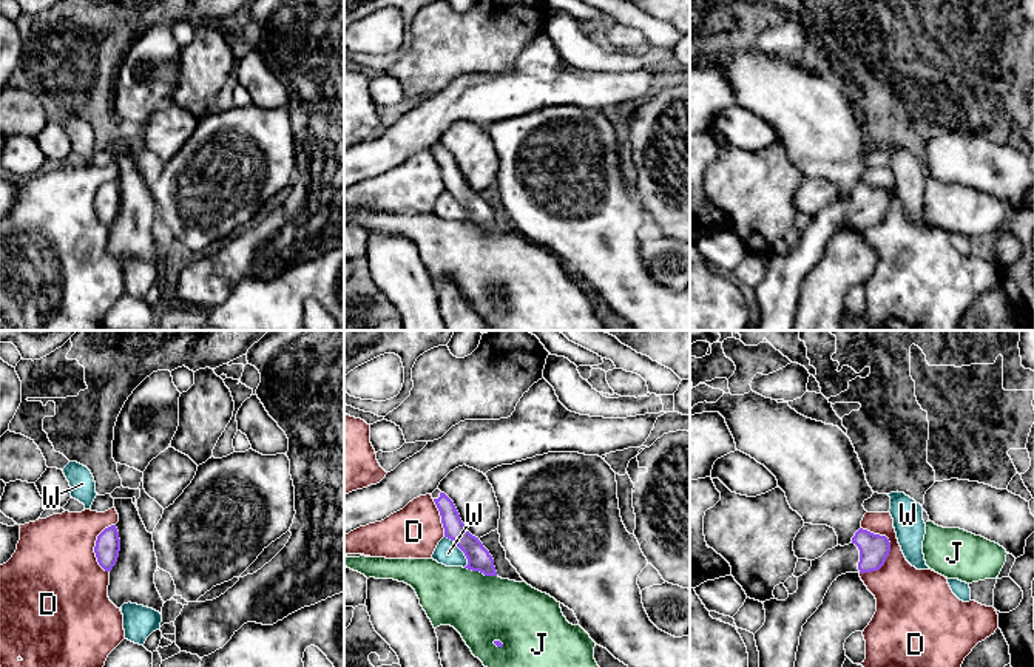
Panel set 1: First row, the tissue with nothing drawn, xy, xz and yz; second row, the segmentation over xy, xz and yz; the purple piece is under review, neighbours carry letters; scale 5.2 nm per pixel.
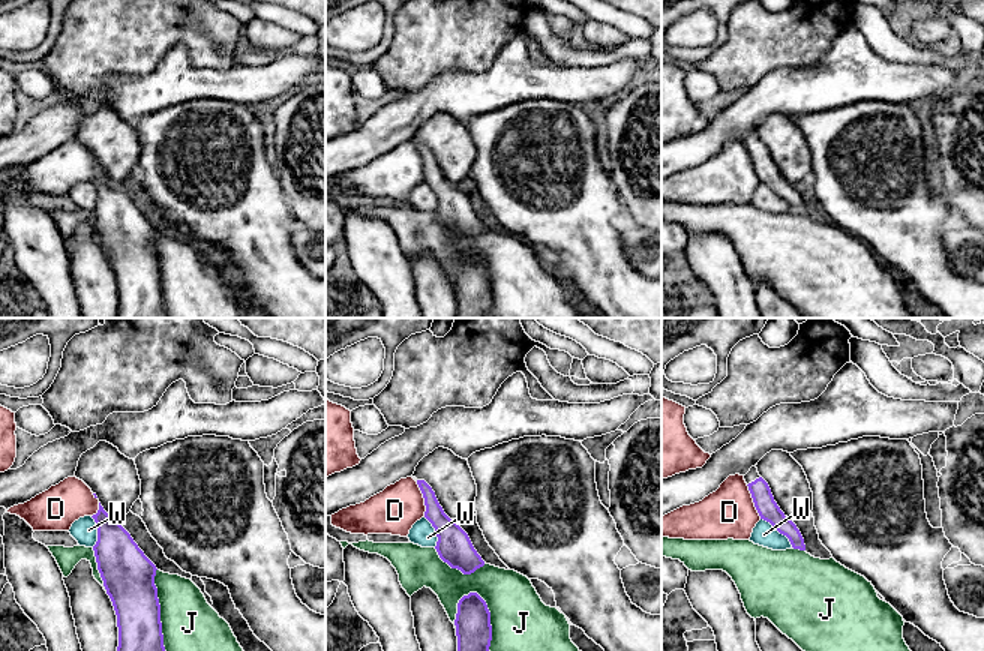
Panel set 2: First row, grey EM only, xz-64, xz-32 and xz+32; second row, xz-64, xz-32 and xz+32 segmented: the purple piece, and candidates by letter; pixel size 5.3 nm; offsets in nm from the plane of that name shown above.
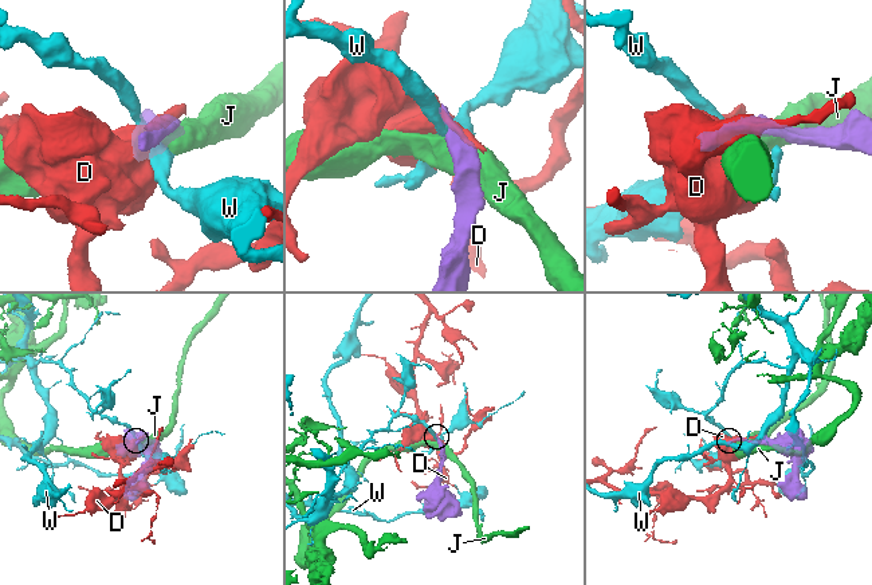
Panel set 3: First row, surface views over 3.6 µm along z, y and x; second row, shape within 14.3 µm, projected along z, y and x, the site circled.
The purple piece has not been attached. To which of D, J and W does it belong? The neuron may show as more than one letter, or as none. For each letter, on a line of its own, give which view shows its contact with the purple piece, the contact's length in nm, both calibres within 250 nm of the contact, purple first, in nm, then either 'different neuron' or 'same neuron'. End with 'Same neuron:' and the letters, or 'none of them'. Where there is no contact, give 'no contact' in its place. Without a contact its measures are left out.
D: meets purple in yz; contact 260 nm long; 160 nm thick on the purple side, 280 nm on the other; different neuron
J: meets purple in xz; contact 180 nm long; 130 nm thick on the purple side, 360 nm on the other; different neuron
W: meets purple in xz; contact 200 nm long; 130 nm thick on the purple side, 120 nm on the other; different neuron
Same neuron: none of them

